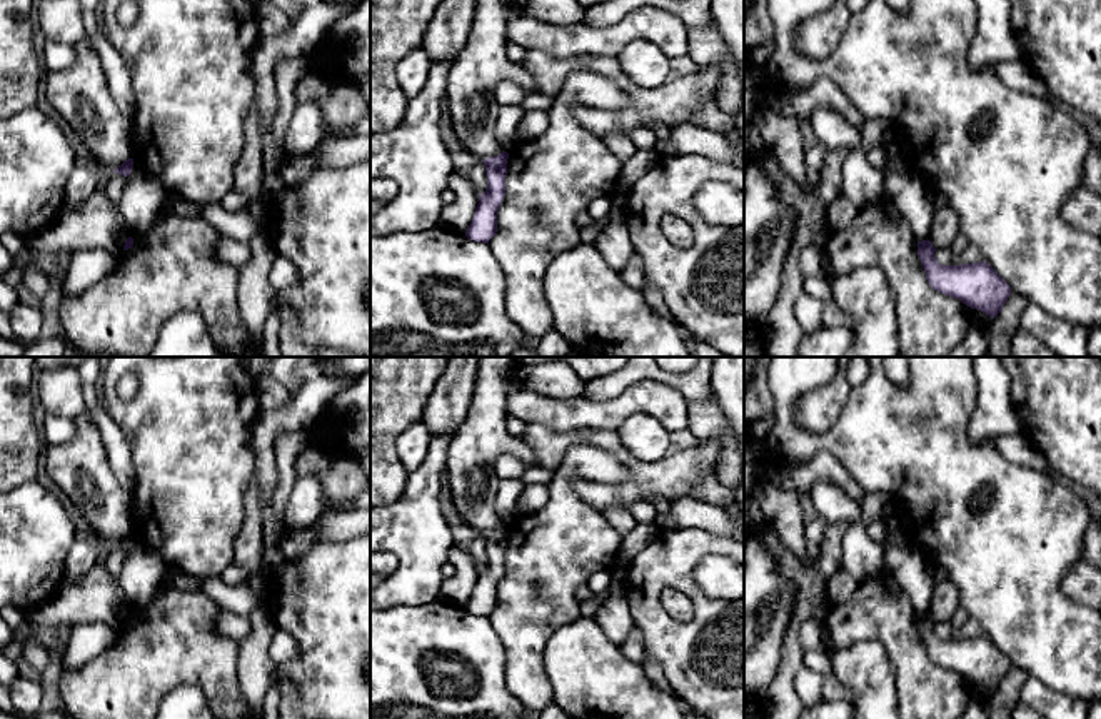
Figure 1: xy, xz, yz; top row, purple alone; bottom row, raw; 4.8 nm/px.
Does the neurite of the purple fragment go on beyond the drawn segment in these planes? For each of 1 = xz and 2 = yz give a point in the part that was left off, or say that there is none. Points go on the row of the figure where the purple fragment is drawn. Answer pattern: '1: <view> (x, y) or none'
1: none
2: none

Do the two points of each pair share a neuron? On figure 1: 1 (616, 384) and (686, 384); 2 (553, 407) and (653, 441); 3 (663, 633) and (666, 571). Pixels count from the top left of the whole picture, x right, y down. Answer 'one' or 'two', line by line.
1: one
2: two
3: one

